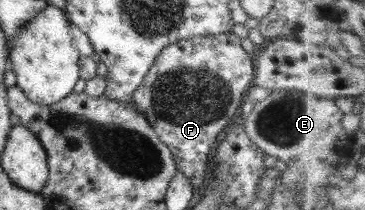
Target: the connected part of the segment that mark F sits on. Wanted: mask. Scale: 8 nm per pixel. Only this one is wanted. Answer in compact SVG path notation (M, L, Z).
M231 31L206 37L190 36L160 50L137 91L132 93L133 107L146 119L154 134L170 151L176 171L182 172L182 176L188 179L192 193L202 187L204 177L210 169L208 162L214 146L236 116L240 103L246 99L253 73L252 56L246 54L240 46L240 38Z

